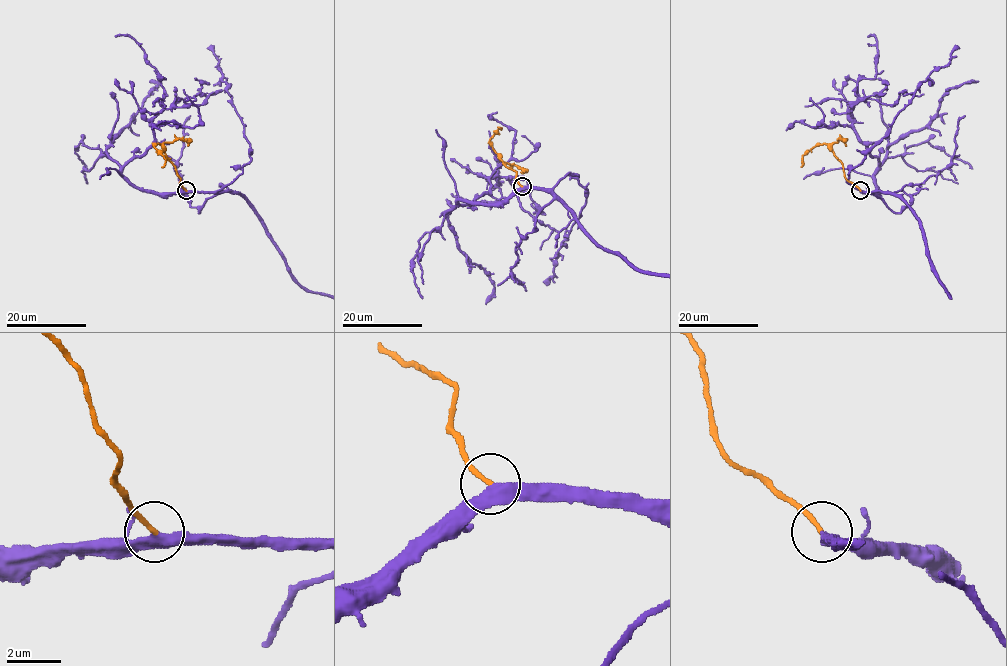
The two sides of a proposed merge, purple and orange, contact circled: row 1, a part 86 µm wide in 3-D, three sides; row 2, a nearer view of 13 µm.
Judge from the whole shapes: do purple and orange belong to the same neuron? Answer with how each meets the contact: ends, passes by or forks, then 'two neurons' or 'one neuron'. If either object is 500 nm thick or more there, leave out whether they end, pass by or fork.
purple passes by | orange ends | one neuron

